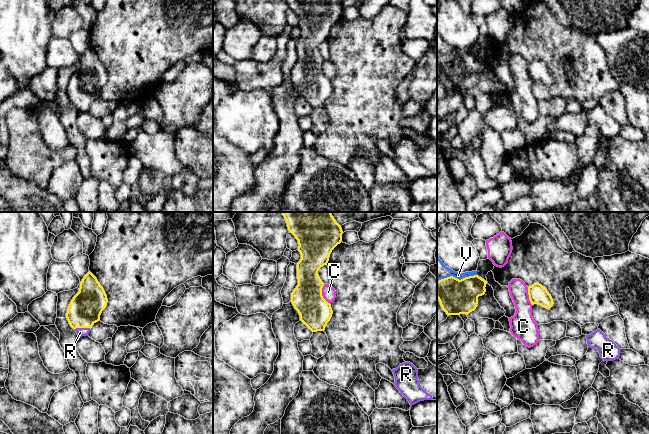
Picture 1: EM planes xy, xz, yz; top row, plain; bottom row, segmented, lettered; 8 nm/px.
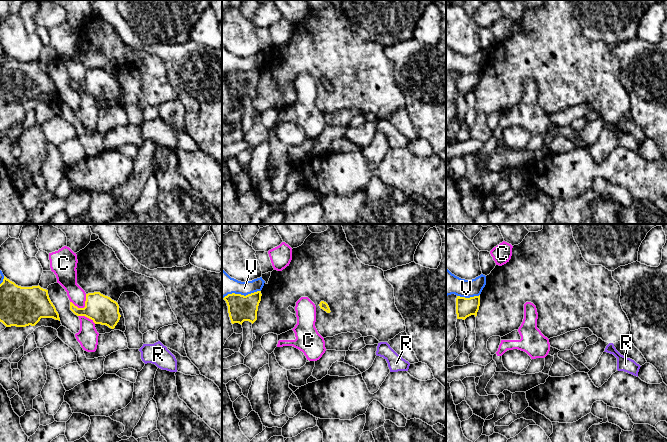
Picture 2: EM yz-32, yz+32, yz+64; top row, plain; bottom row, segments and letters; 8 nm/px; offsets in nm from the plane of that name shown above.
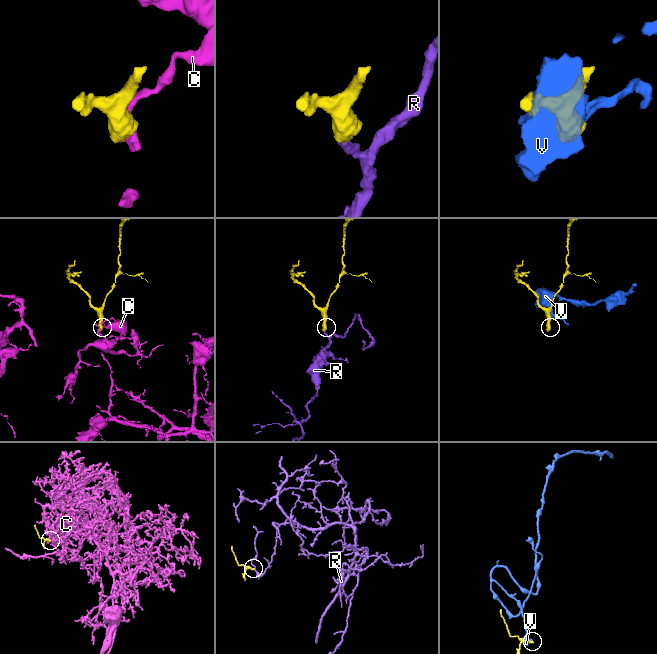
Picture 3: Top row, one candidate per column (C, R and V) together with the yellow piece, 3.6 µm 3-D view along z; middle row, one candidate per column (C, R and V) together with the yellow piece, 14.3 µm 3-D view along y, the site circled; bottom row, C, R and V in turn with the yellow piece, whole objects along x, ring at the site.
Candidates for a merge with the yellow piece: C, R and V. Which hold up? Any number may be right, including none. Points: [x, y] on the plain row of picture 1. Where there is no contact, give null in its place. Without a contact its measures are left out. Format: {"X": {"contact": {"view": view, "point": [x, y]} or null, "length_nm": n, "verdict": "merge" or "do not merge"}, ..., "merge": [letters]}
{"C": {"contact": {"view": "xz", "point": [321, 70]}, "length_nm": 180, "verdict": "do not merge"}, "R": {"contact": {"view": "xy", "point": [82, 103]}, "length_nm": 140, "verdict": "merge"}, "V": {"contact": {"view": "yz", "point": [456, 54]}, "length_nm": 320, "verdict": "do not merge"}, "merge": ["R"]}

